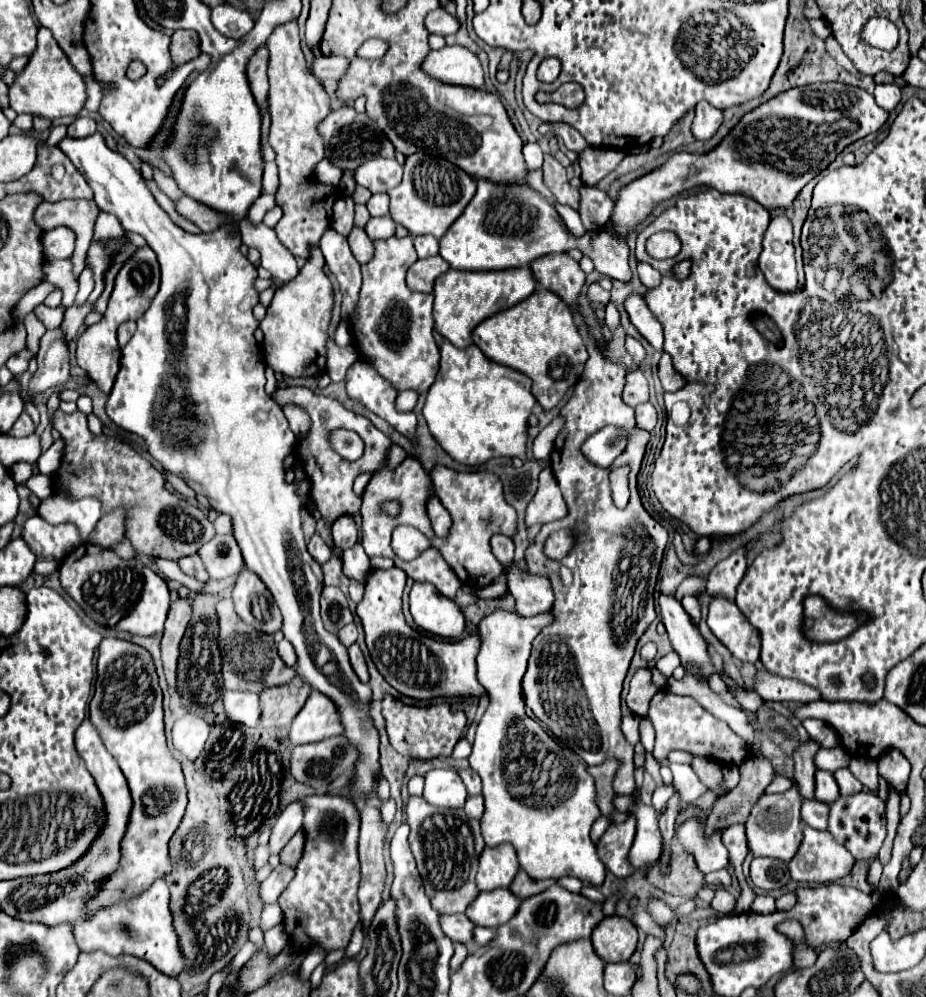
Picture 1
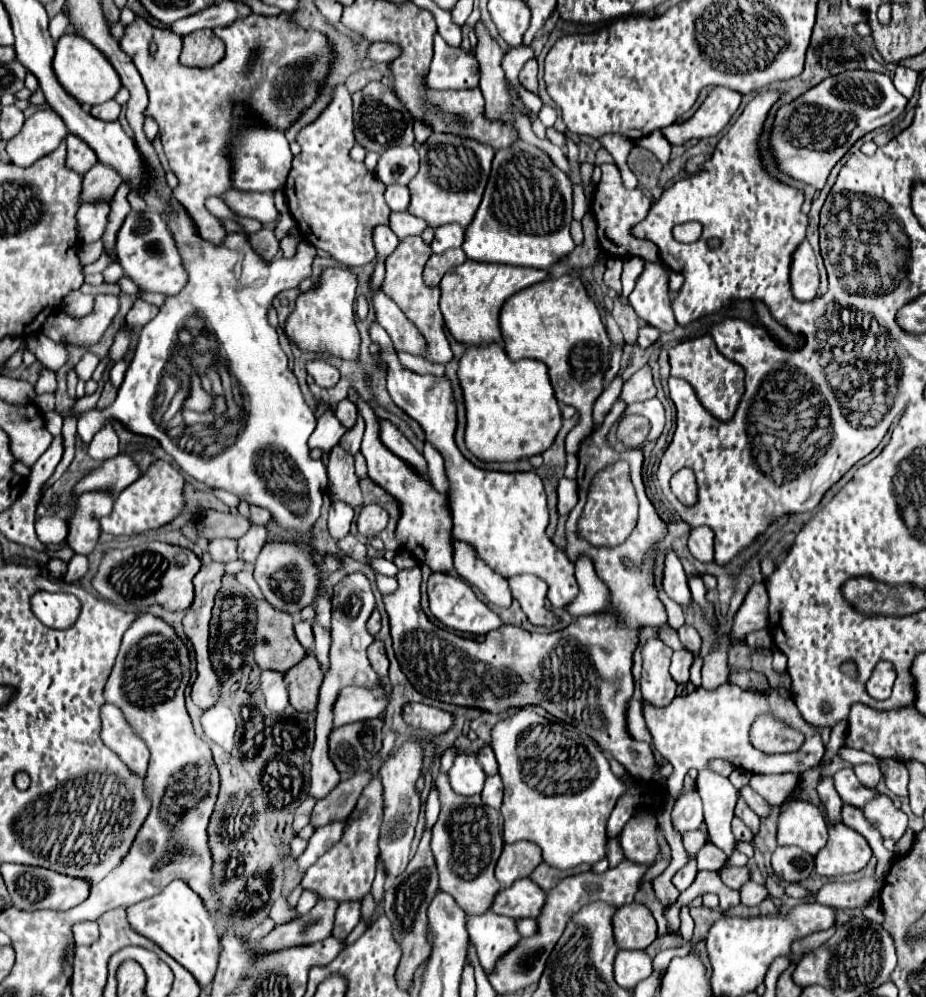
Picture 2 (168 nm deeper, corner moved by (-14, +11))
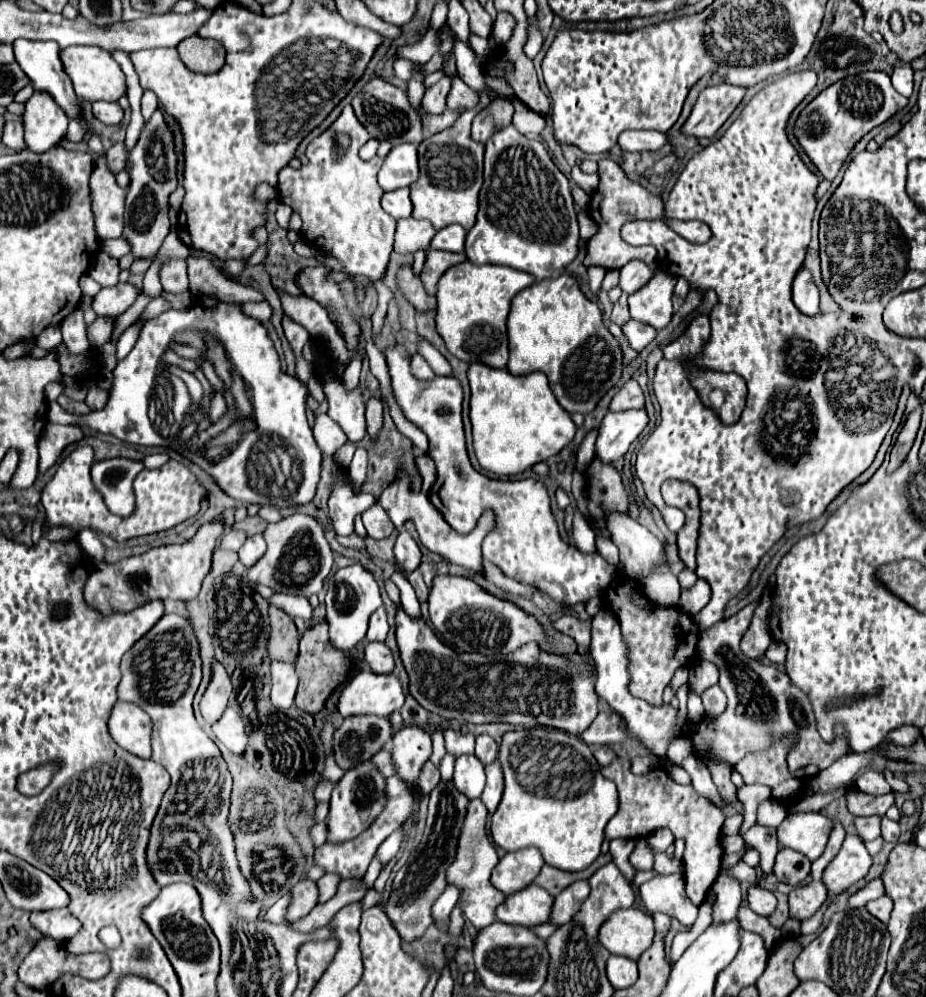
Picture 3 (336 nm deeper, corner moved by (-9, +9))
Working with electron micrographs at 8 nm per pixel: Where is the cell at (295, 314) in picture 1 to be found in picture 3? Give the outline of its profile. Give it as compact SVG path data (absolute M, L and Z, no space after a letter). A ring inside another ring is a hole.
M371 397L367 401L367 425L369 425L369 429L367 429L369 437L373 441L377 441L377 435L381 431L381 427L383 427L383 403L379 399L375 399L375 397Z

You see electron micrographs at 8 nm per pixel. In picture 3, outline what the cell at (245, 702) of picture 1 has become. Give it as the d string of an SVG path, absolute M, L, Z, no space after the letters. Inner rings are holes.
M283 661L271 663L271 701L277 709L289 709L295 705L297 683L295 665Z

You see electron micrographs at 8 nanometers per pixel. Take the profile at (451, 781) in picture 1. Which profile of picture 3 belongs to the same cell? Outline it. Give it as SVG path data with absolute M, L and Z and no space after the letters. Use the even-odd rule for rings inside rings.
M461 755L455 763L455 775L453 775L455 787L461 789L463 795L469 799L481 797L485 787L485 769L483 763L475 755Z

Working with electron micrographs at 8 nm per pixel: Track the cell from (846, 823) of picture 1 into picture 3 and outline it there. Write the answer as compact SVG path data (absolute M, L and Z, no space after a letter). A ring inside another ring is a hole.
M883 817L883 823L881 823L881 837L887 841L887 843L897 843L901 835L901 829L899 829L899 823Z

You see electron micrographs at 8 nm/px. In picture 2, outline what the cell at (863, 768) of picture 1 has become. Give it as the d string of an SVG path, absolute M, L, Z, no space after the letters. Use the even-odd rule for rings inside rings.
M880 759L880 771L884 775L886 787L896 793L898 797L906 797L908 795L908 771L904 767L904 763L896 761L896 759Z

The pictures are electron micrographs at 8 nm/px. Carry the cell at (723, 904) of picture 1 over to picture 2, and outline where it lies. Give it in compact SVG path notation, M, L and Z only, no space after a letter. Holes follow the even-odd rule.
M748 881L746 885L740 887L740 901L742 901L744 905L750 905L750 907L758 905L766 895L768 895L766 887L764 887L764 885L758 885L758 883L754 883L754 881Z

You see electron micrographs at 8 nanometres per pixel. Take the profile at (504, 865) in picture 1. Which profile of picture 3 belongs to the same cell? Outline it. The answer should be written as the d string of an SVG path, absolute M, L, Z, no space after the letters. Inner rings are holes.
M525 847L515 853L507 853L493 869L491 883L505 895L513 895L531 885L543 865L545 861L537 847Z

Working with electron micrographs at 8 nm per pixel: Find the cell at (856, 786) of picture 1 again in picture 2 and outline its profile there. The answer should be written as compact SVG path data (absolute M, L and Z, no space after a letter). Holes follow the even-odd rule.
M870 763L854 765L854 773L856 773L858 781L860 781L864 787L870 787L870 789L874 789L874 787L878 785L878 781L882 779L880 767L878 767L878 765L870 765Z

